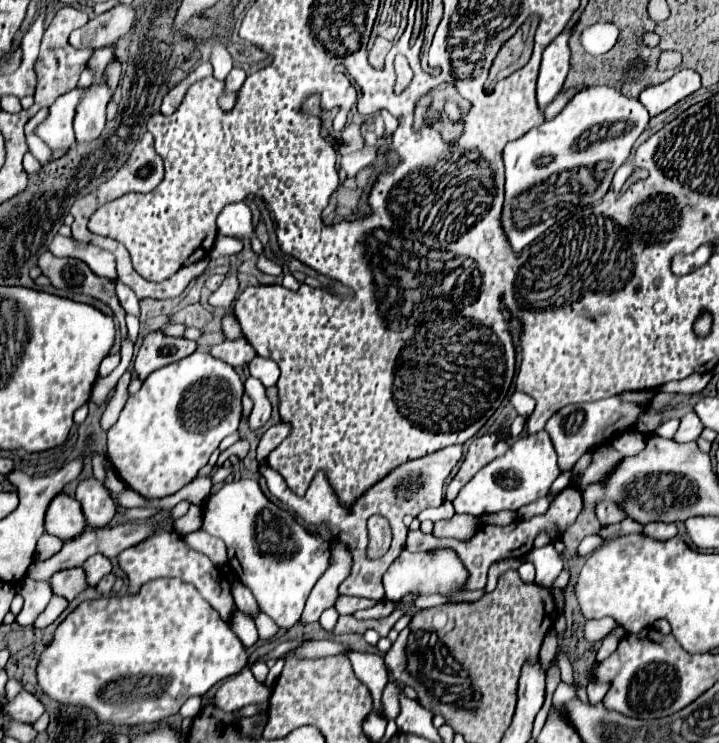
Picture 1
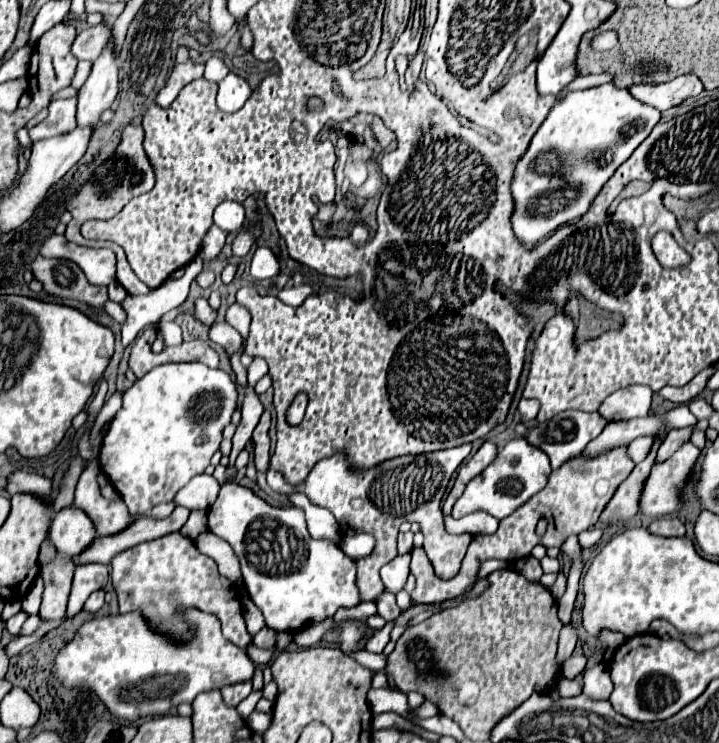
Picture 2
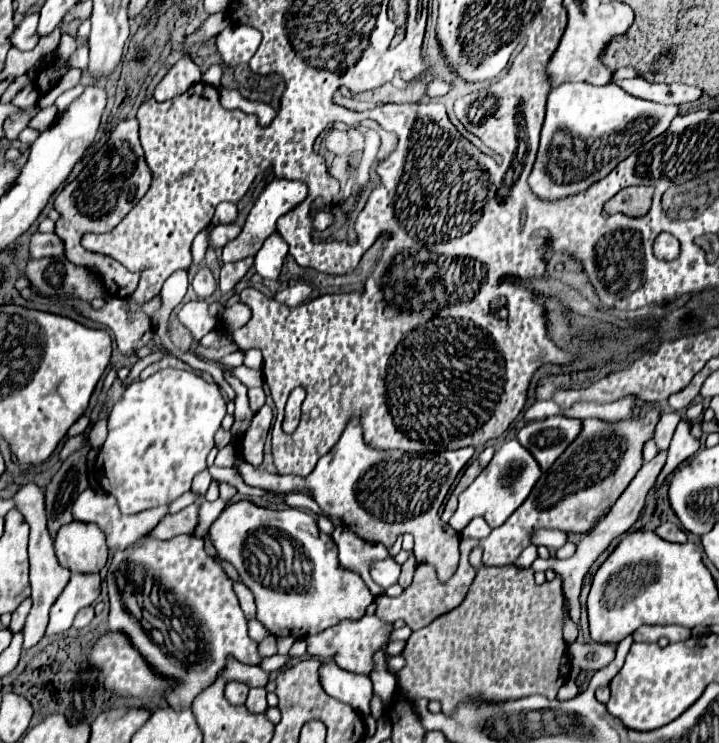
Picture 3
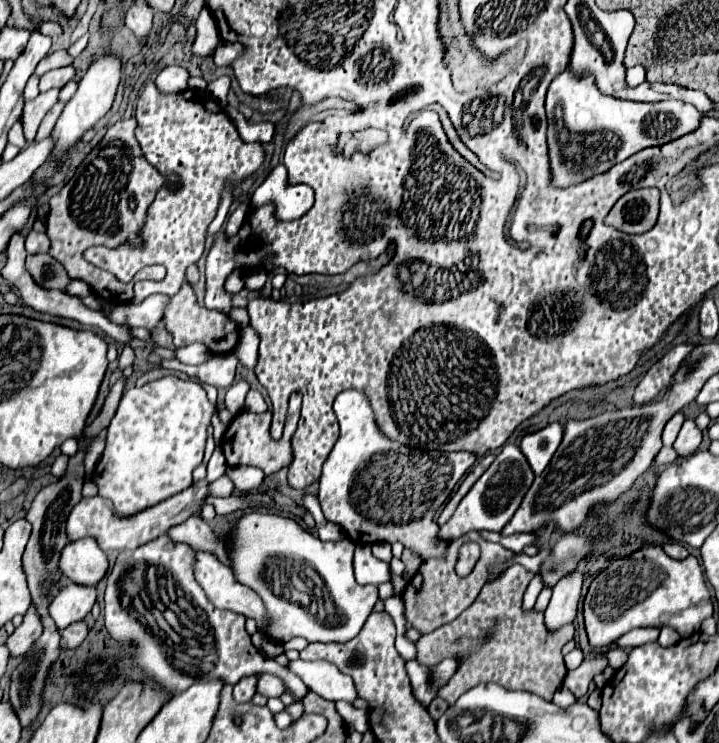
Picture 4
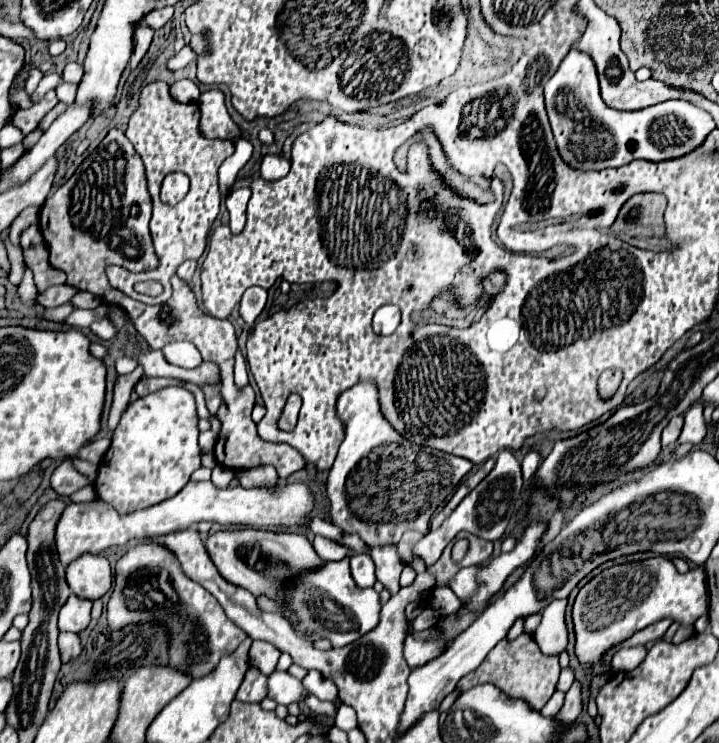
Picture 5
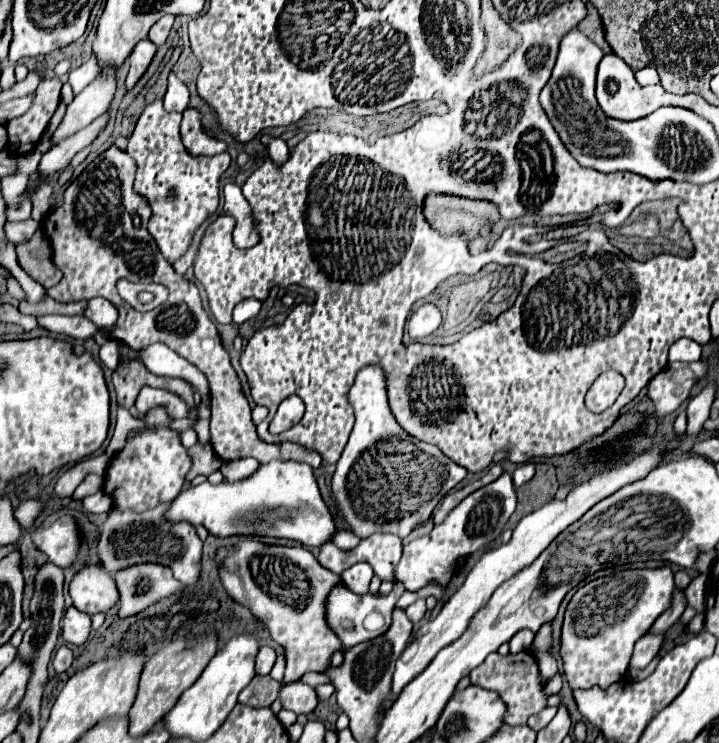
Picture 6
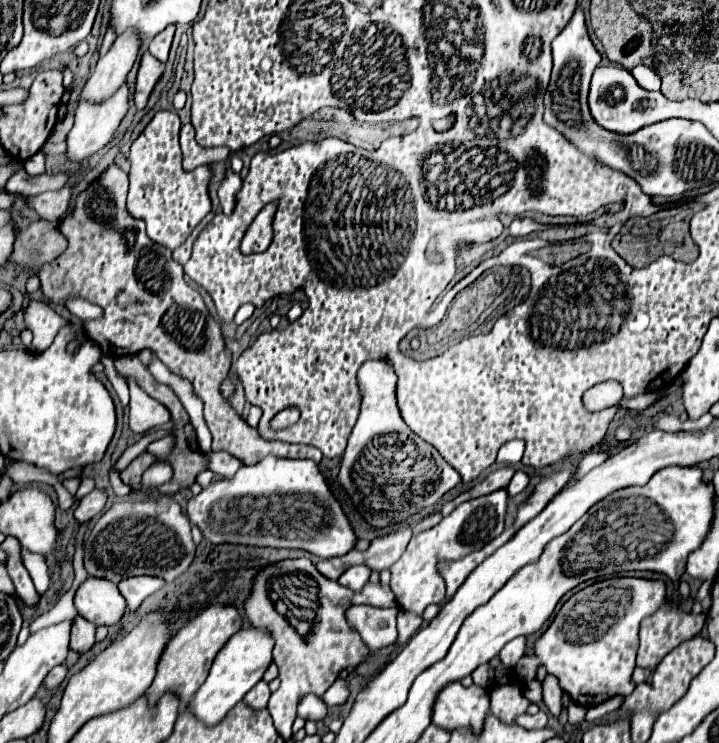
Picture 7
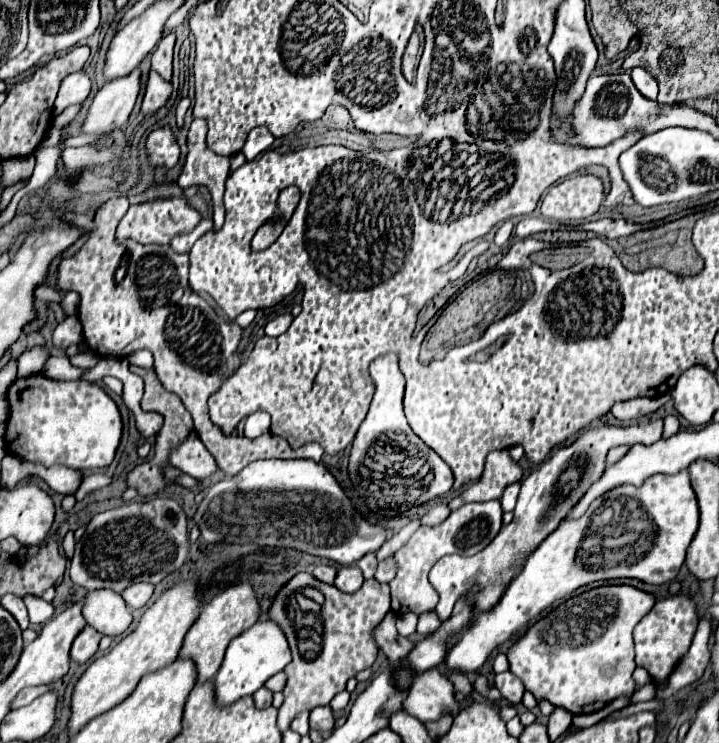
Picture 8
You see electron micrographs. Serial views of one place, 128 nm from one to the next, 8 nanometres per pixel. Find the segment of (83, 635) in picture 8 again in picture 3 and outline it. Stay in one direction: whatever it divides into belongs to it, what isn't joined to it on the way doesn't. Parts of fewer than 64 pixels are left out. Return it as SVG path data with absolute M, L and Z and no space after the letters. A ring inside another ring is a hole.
M72 574L68 586L50 608L50 624L46 634L52 636L66 632L72 626L78 610L90 606L98 596L100 596L98 574Z

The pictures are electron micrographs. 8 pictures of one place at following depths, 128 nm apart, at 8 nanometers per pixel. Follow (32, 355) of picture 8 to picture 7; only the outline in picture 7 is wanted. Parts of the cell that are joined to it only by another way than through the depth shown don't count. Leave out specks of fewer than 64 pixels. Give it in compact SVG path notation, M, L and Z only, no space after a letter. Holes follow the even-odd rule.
M34 300L26 310L26 324L30 326L34 340L28 346L30 352L44 352L56 338L58 330L68 324L62 316L58 316L48 304Z

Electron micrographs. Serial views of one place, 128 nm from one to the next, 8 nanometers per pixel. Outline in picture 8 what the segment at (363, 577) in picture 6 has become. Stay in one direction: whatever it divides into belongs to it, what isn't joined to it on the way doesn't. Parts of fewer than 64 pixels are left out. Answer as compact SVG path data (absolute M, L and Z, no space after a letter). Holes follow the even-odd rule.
M342 566L336 574L336 580L334 580L334 586L342 592L356 592L360 586L362 586L364 578L362 578L362 572L358 566Z

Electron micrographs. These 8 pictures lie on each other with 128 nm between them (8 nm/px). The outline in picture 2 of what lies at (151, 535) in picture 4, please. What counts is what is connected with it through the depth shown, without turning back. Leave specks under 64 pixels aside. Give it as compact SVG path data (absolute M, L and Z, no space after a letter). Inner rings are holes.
M88 464L78 480L74 506L84 510L88 518L94 522L98 536L114 536L128 528L134 518L130 516L126 504L122 500L106 500L98 488L98 466Z

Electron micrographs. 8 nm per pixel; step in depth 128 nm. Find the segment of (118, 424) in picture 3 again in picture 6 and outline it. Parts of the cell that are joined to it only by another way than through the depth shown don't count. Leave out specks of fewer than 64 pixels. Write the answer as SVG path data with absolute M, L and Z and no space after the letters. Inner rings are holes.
M154 408L144 416L148 430L130 436L126 448L118 452L106 472L104 490L112 496L116 508L130 508L134 512L156 508L162 502L172 502L184 488L184 476L192 462L188 450L180 444L178 432L168 428L172 422L162 408Z

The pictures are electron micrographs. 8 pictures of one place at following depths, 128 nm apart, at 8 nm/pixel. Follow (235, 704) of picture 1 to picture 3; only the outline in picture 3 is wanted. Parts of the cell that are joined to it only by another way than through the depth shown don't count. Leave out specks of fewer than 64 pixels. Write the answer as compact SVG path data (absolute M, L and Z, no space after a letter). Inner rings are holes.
M228 682L226 686L226 698L230 704L244 704L246 702L246 696L248 696L248 686L242 684L242 682Z

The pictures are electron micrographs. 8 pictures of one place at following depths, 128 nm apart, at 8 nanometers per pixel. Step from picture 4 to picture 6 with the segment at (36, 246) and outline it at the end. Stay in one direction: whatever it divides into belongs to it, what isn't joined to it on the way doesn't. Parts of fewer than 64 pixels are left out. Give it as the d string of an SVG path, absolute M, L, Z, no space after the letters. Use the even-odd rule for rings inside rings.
M32 218L28 220L22 220L22 222L8 222L4 224L4 232L8 236L10 242L14 244L20 244L20 242L26 242L30 240L30 236L38 230L38 222L34 222Z

